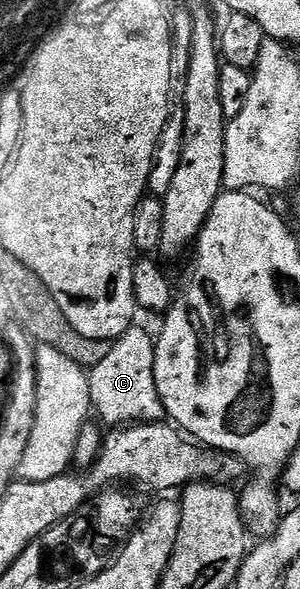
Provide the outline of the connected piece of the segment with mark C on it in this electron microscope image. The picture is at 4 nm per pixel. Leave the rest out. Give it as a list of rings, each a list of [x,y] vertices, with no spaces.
[[[131,326],[118,338],[108,356],[89,373],[89,396],[93,411],[116,428],[123,425],[159,422],[165,419],[163,401],[155,382],[155,339],[143,330]]]

